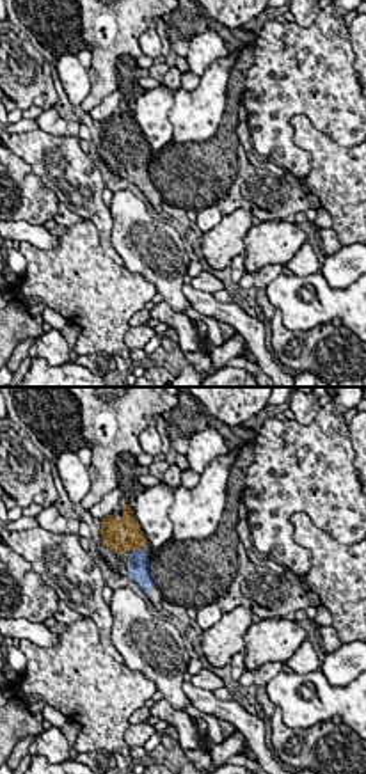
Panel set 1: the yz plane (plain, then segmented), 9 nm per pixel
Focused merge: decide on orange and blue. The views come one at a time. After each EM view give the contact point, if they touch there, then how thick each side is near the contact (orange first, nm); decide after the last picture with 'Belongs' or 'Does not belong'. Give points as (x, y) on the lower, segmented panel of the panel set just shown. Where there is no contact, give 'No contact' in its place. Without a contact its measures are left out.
Touches orange at (139, 549). Thickness 320 nm (orange) against 190 nm

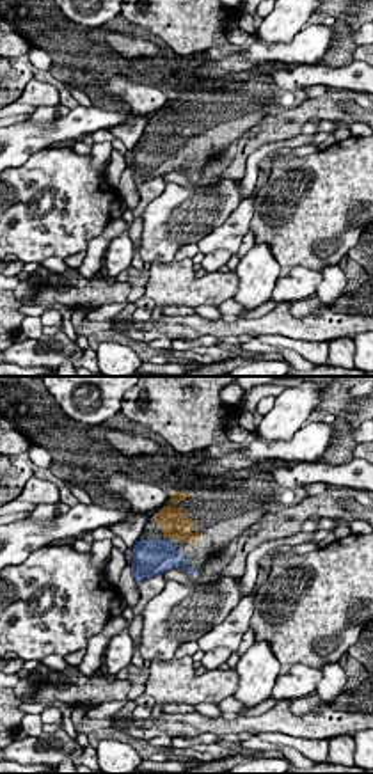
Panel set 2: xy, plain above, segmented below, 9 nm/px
No contact

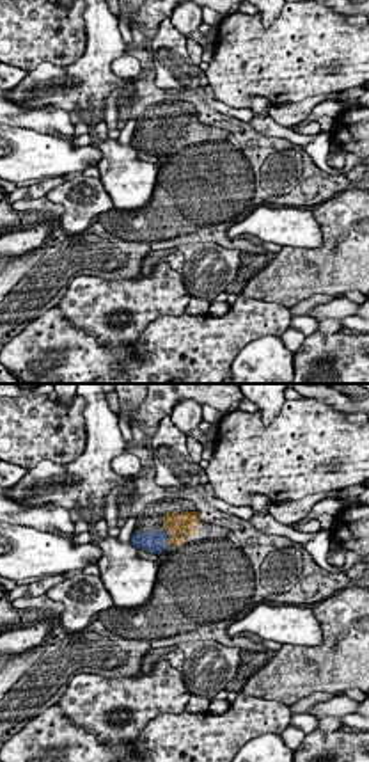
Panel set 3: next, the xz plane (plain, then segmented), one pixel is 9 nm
Touches orange at (167, 542). Thickness 190 nm (orange) against 190 nm

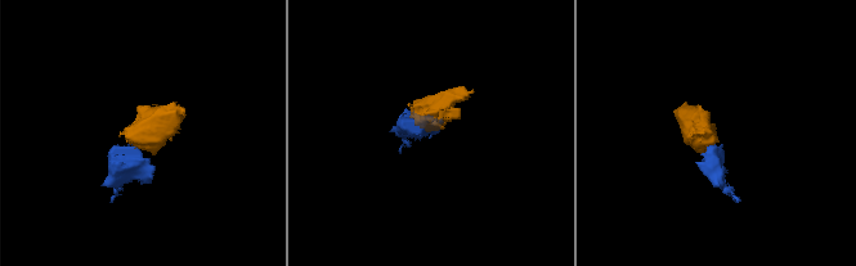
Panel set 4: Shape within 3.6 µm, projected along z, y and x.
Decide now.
Belongs

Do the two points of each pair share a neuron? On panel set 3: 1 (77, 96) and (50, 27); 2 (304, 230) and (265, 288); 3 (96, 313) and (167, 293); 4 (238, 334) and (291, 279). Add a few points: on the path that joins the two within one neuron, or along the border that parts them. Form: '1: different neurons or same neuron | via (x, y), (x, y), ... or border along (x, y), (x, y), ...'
1: different neurons | border along (86, 29), (75, 61), (27, 71)
2: different neurons | border along (311, 208), (321, 242), (314, 247), (282, 247)
3: same neuron | via (114, 308), (130, 306), (149, 297)
4: different neurons | border along (242, 293), (290, 308)

